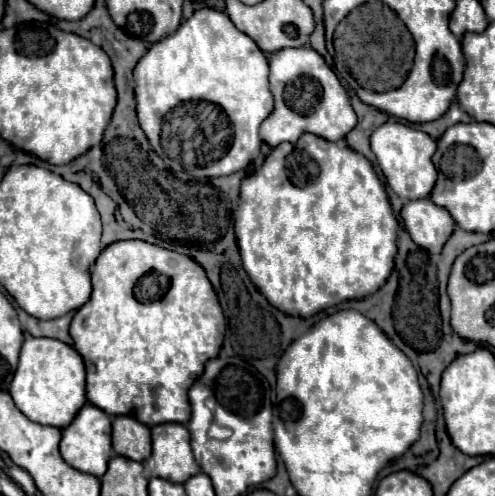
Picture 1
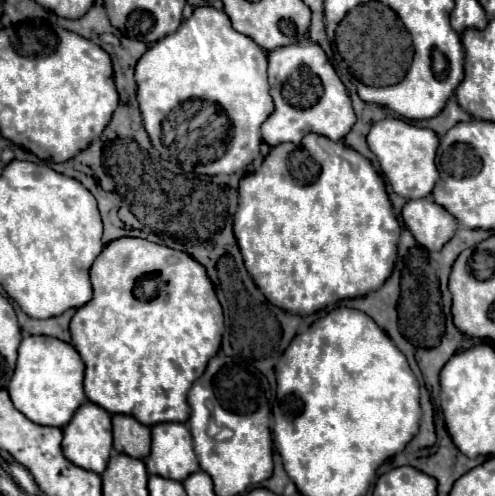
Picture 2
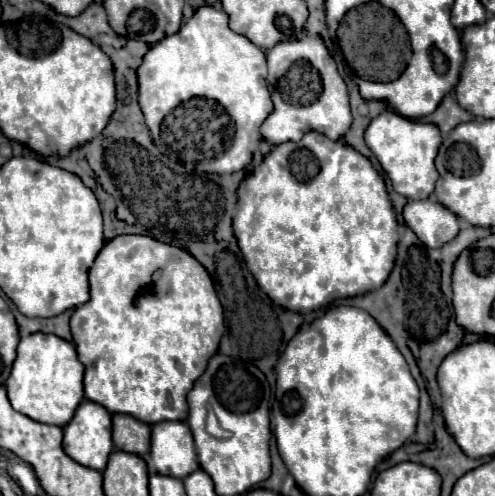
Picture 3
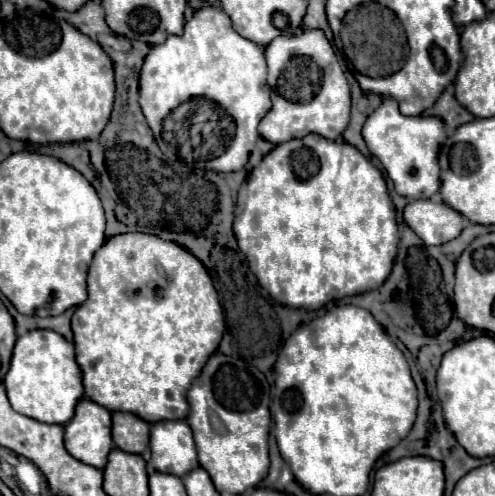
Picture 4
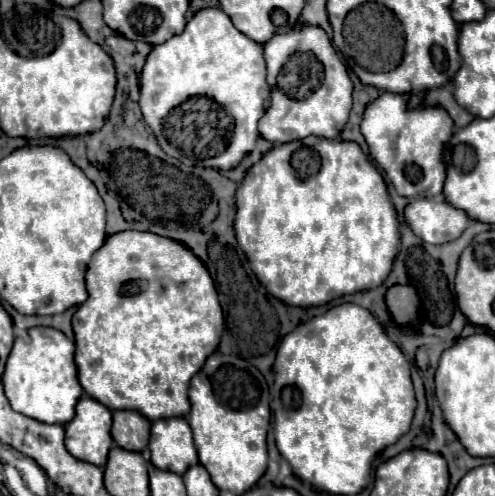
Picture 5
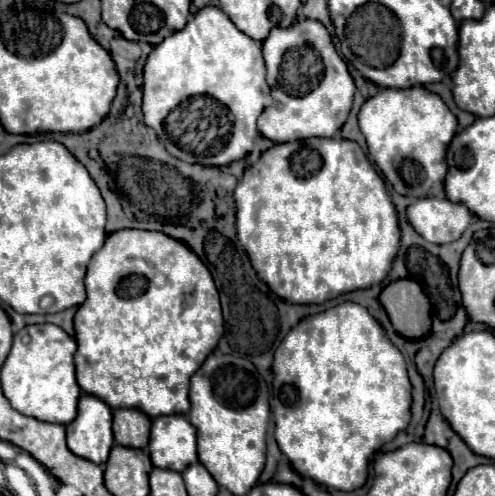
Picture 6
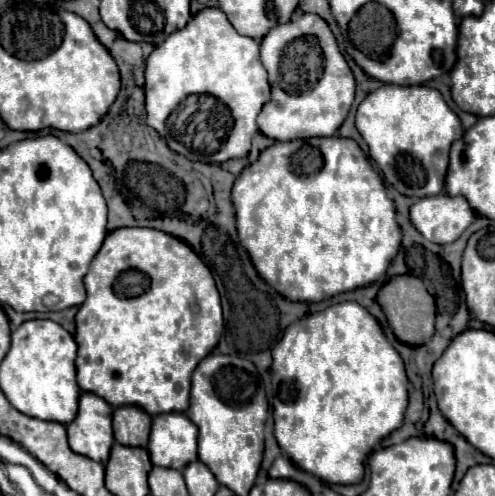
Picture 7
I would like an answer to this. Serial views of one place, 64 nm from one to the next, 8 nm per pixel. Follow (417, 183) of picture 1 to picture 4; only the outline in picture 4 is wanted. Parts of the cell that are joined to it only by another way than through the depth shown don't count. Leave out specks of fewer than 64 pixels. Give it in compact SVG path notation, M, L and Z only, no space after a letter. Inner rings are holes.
M384 98L380 108L368 116L362 128L364 142L372 156L380 160L388 178L394 182L398 194L406 198L430 198L440 188L438 150L446 140L444 122L434 116L404 116L398 110L398 102Z

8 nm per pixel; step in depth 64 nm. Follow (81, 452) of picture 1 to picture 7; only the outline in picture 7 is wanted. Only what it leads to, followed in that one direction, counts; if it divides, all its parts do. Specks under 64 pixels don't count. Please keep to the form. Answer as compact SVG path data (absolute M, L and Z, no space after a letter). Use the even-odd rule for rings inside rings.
M84 392L80 396L78 416L66 426L68 444L76 454L96 462L106 462L114 444L113 408L100 396Z

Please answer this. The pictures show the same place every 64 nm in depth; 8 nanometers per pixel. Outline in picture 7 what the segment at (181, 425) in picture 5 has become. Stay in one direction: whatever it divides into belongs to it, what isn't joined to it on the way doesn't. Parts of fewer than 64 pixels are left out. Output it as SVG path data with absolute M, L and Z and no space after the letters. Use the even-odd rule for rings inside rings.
M170 412L170 414L154 416L148 442L148 452L152 464L154 466L166 466L166 468L184 470L190 462L198 460L196 436L198 436L196 424L192 424L192 420L182 412Z

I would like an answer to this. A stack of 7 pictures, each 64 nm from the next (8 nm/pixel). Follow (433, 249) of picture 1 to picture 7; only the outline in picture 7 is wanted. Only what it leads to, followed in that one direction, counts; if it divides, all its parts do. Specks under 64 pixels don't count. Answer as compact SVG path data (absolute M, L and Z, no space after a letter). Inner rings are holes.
M430 196L420 198L410 206L410 220L414 228L430 242L448 244L460 238L460 234L476 218L474 210L462 196Z

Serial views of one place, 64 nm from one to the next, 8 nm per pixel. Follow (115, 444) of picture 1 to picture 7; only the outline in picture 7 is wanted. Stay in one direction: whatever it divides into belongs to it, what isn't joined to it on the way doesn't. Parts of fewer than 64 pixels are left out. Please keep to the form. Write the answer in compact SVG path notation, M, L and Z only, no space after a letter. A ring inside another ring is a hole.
M122 406L114 410L114 438L124 446L140 446L148 444L152 418L136 406Z

